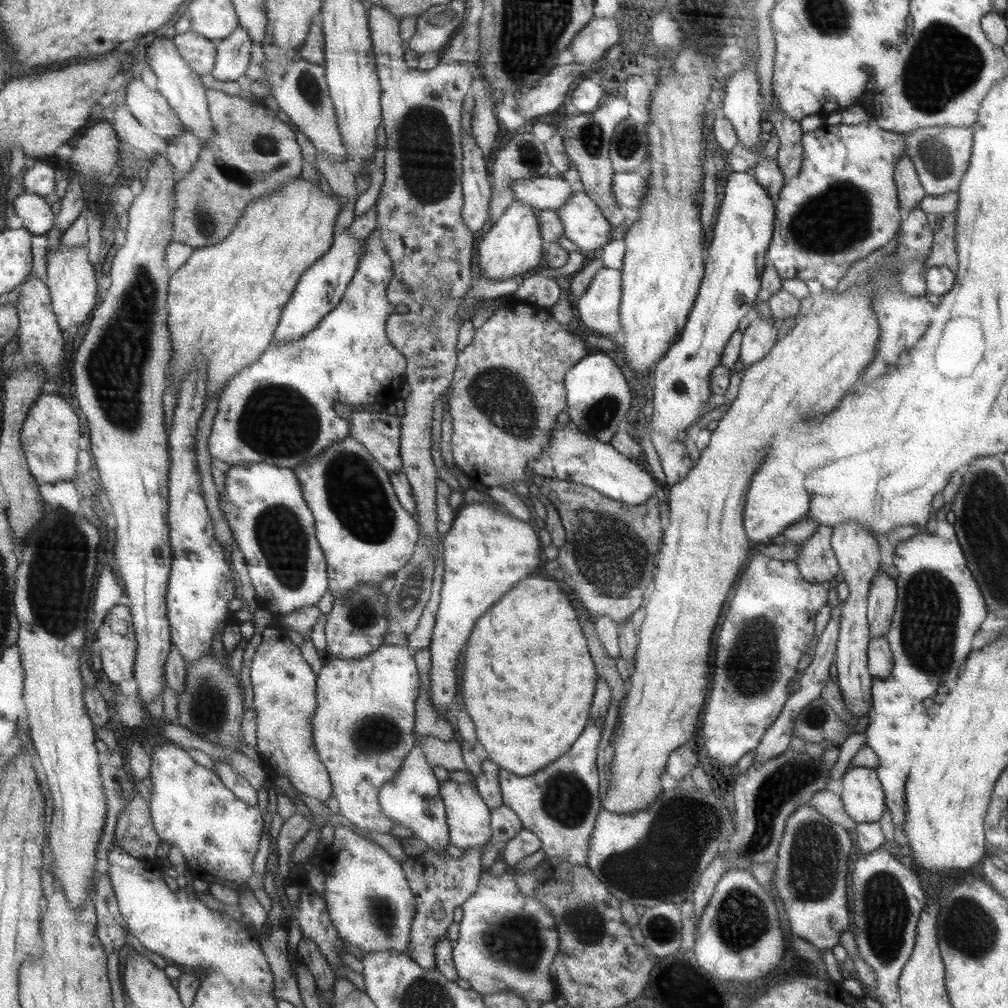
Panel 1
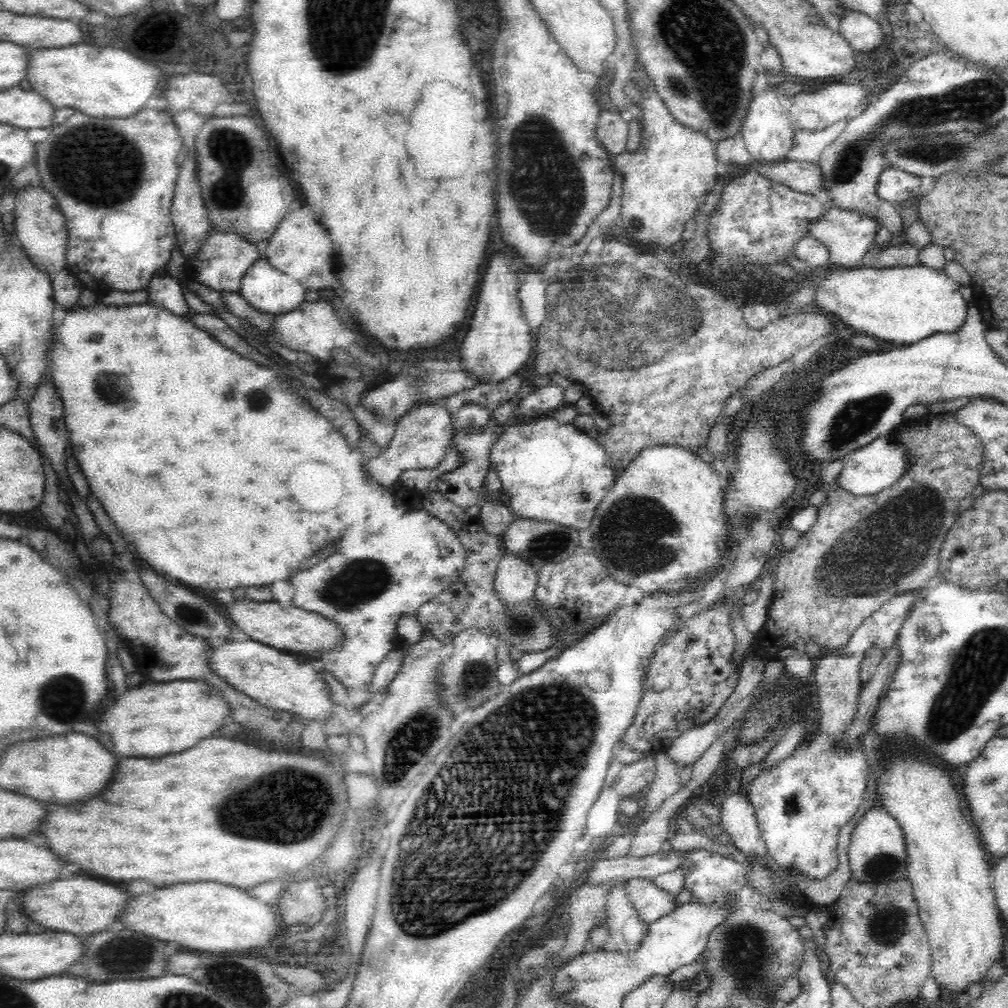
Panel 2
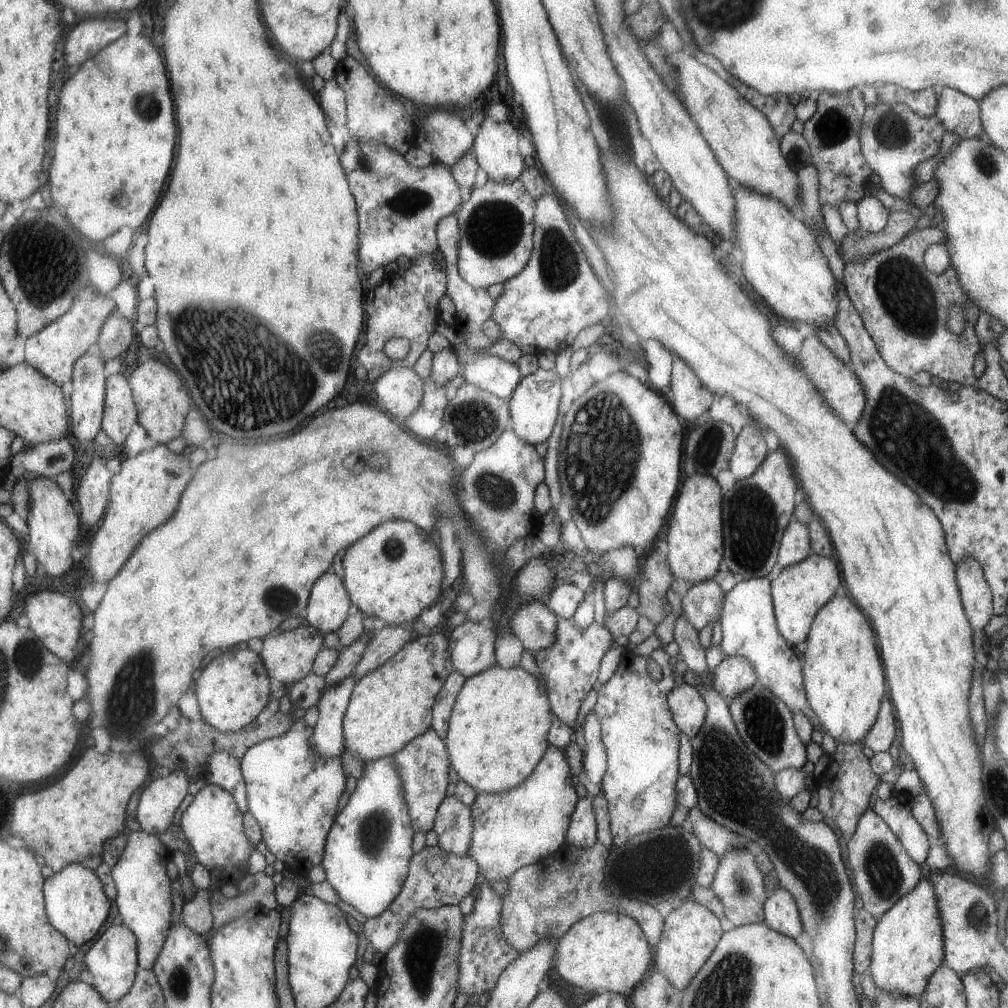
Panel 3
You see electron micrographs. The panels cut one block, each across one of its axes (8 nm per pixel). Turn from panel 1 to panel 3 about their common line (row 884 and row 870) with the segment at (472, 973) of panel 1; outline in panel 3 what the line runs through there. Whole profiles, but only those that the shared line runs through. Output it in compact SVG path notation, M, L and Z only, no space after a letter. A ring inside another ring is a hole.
M551 746L547 756L539 762L539 768L531 774L531 780L523 782L519 788L505 794L479 794L473 804L475 836L469 856L479 862L485 880L491 884L499 880L509 882L521 868L539 864L567 846L567 834L575 808L579 800L583 800L579 798L579 788L575 786L577 780L567 762L567 752Z

